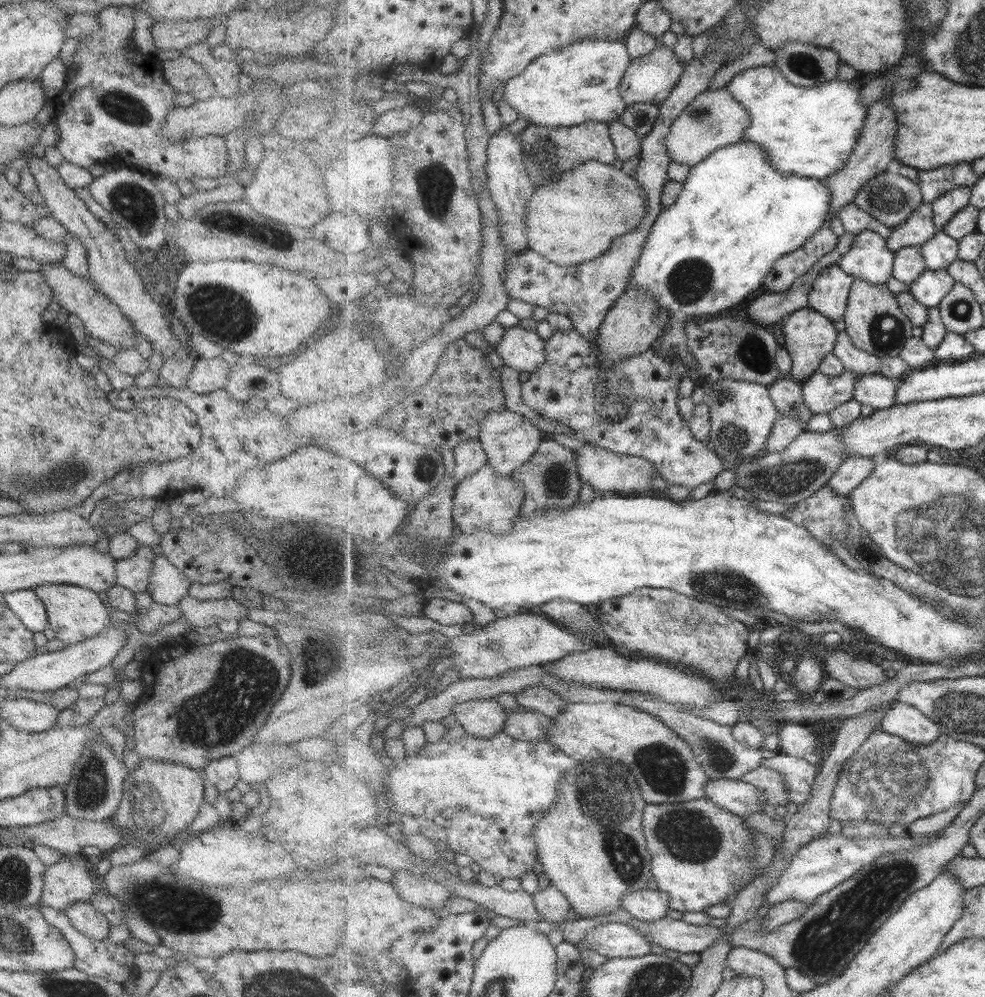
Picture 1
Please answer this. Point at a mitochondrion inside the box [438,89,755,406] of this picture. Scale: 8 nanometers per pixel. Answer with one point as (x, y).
(549, 156)

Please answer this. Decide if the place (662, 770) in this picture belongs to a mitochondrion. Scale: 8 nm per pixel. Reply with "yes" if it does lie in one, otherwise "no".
yes

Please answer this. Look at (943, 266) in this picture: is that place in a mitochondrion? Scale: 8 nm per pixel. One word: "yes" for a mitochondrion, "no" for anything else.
no

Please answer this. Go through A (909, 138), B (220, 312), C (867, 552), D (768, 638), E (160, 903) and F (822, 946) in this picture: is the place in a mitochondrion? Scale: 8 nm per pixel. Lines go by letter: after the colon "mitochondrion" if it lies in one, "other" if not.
A: other
B: mitochondrion
C: mitochondrion
D: other
E: mitochondrion
F: mitochondrion

